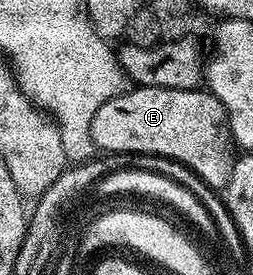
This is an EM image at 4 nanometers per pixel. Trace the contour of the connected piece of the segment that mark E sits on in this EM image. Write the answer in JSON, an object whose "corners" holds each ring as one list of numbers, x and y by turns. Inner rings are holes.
{"corners":[[128,88,105,102,93,115,91,138,96,150,107,155,148,153,180,161,216,191,226,190,237,160,237,153,231,150,233,138,225,107,202,88]]}

